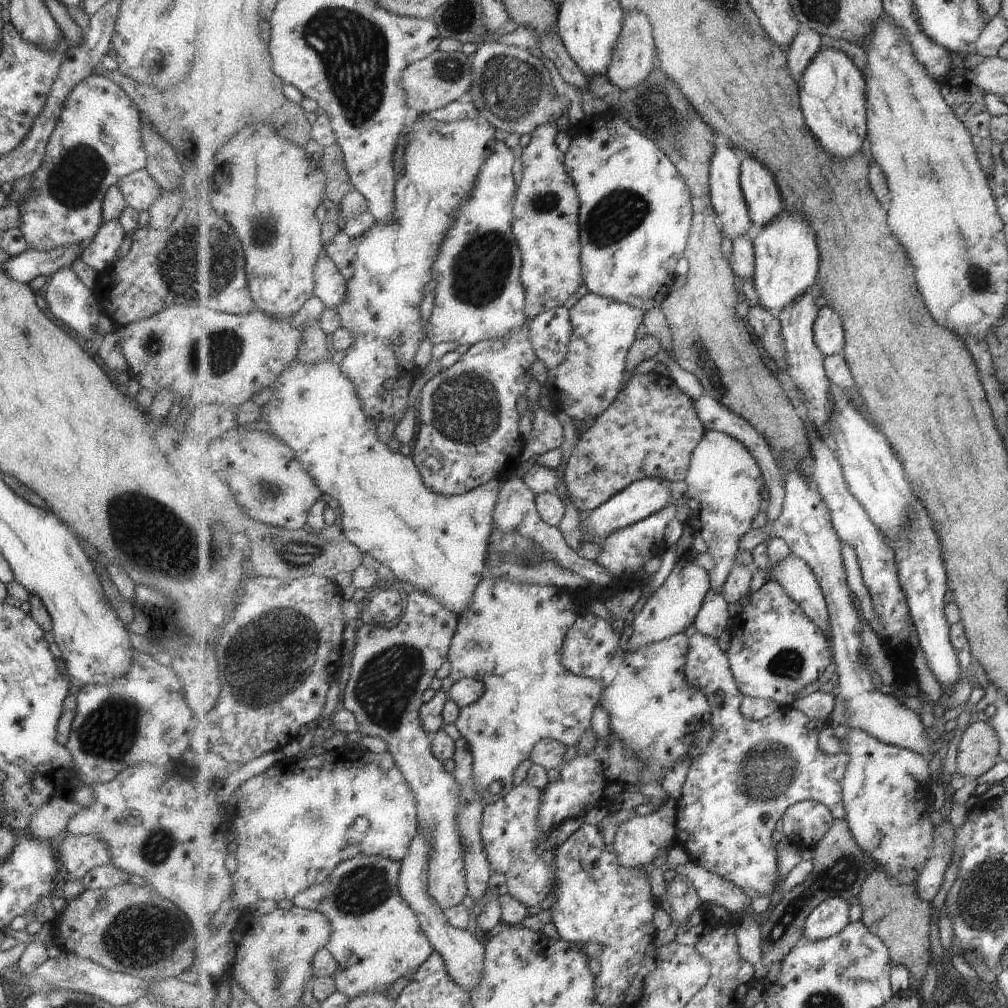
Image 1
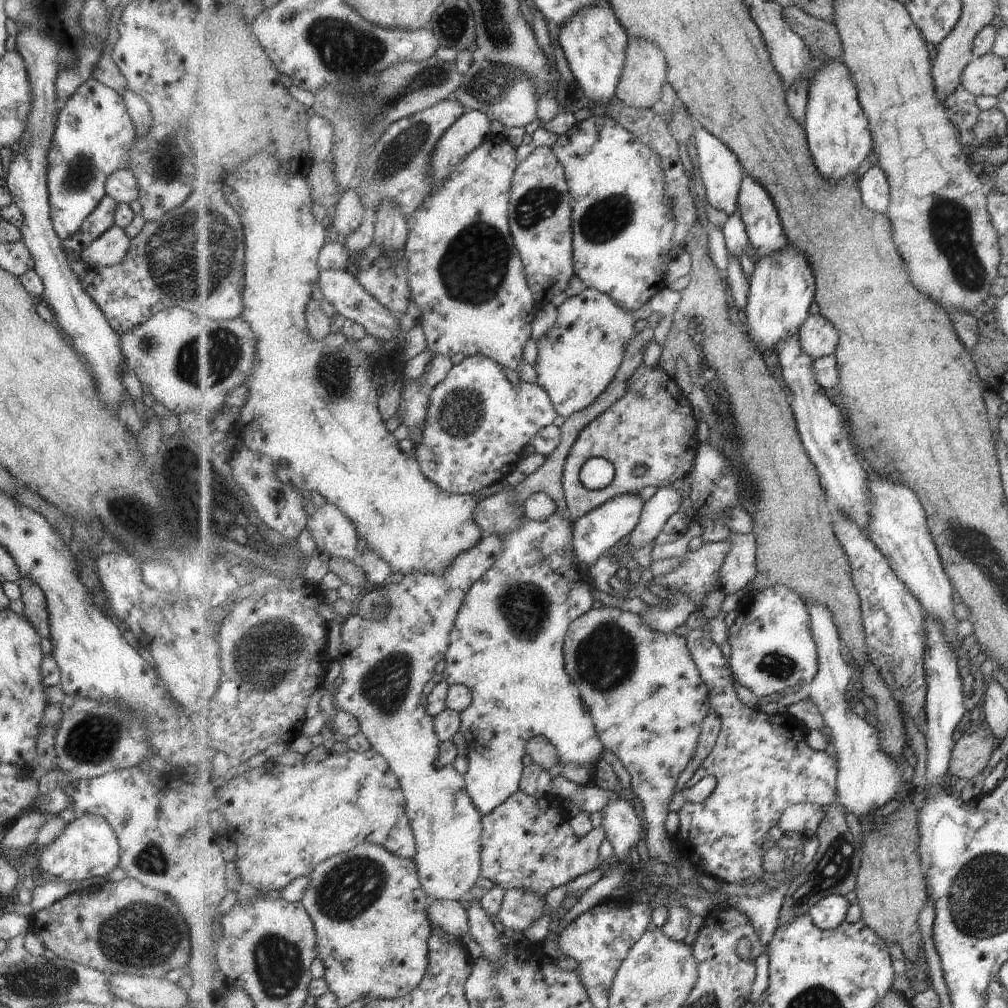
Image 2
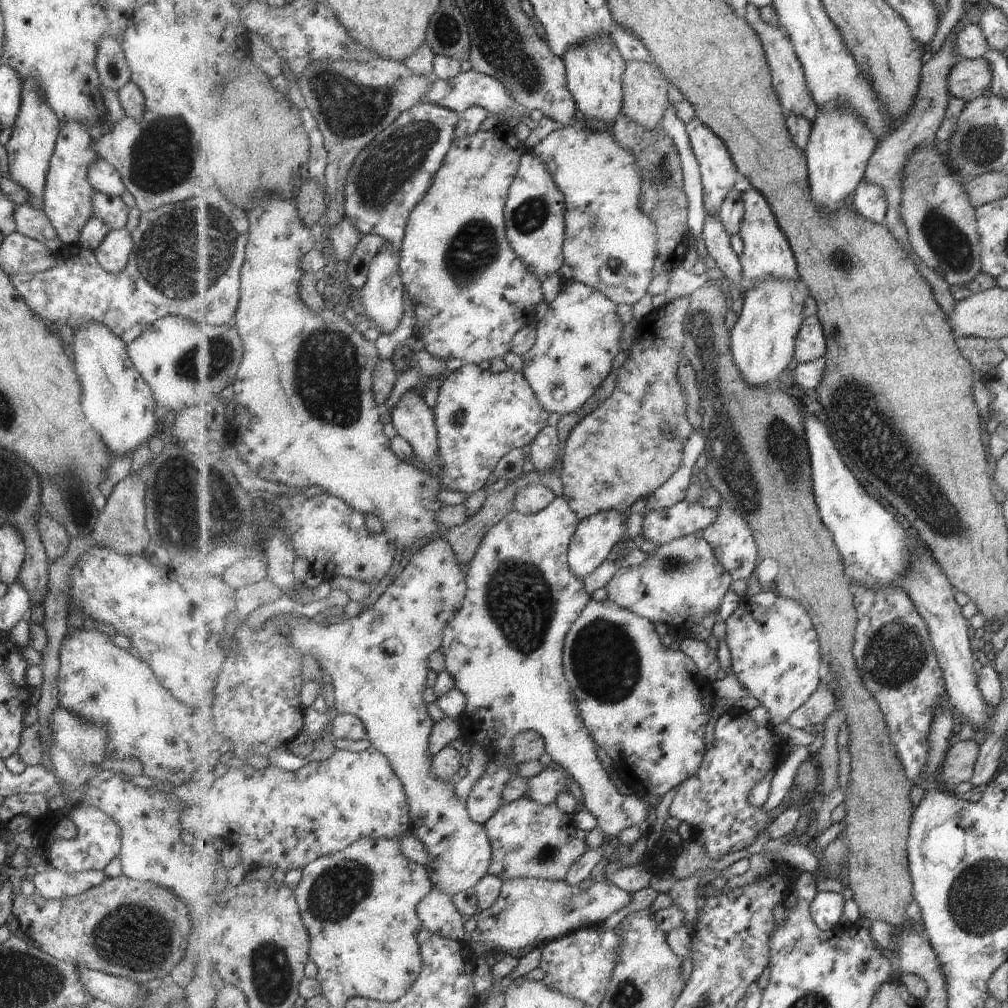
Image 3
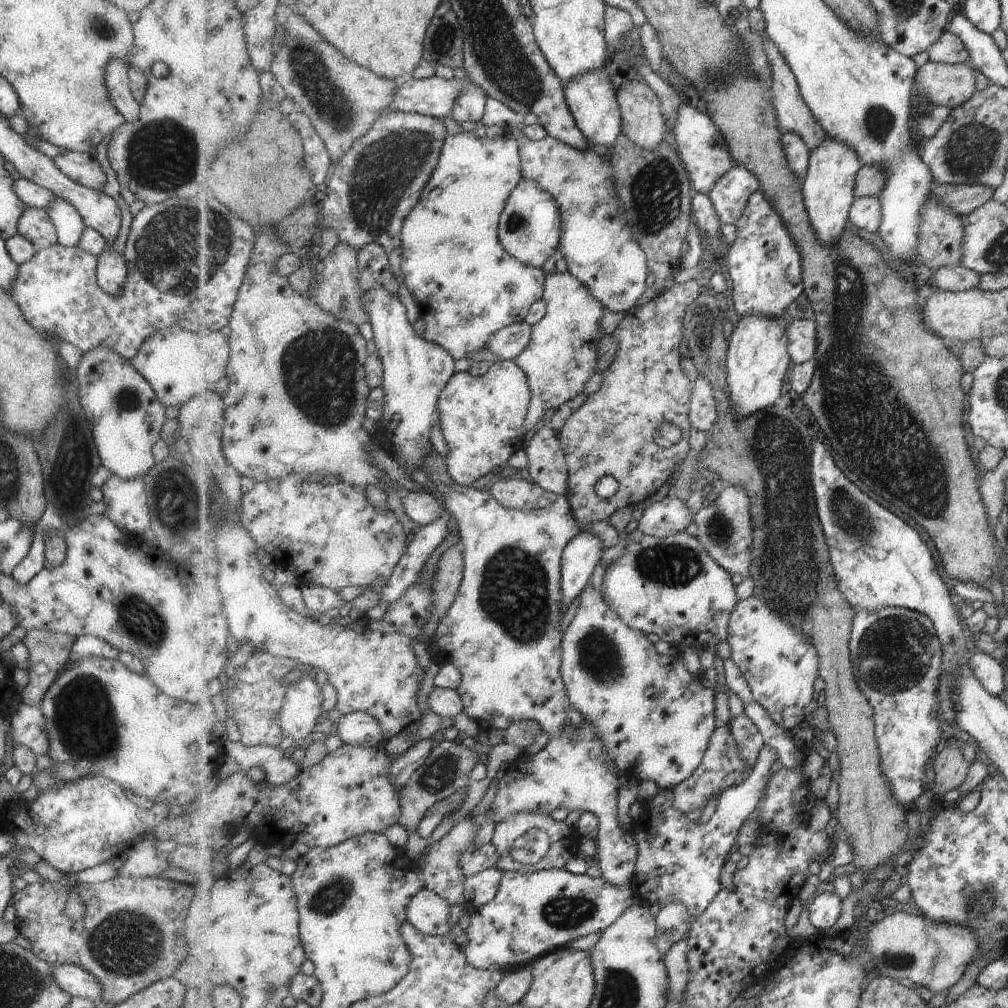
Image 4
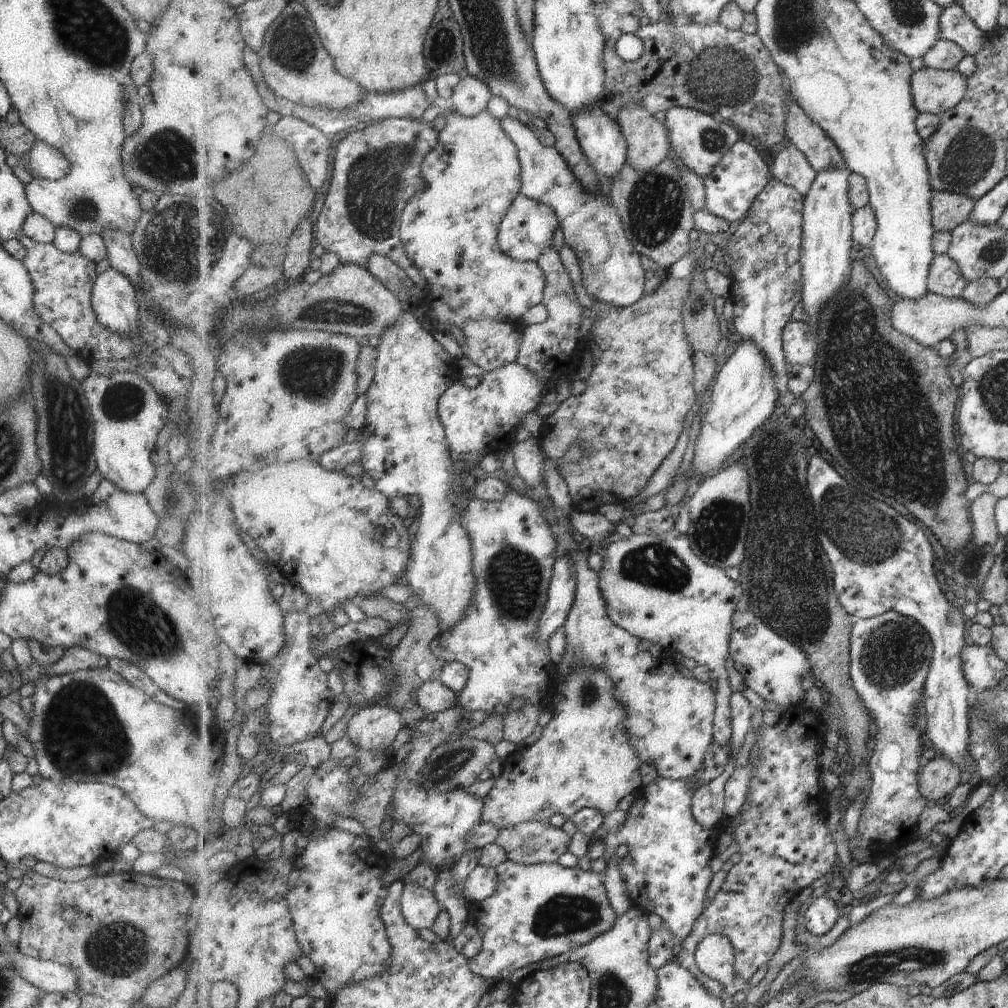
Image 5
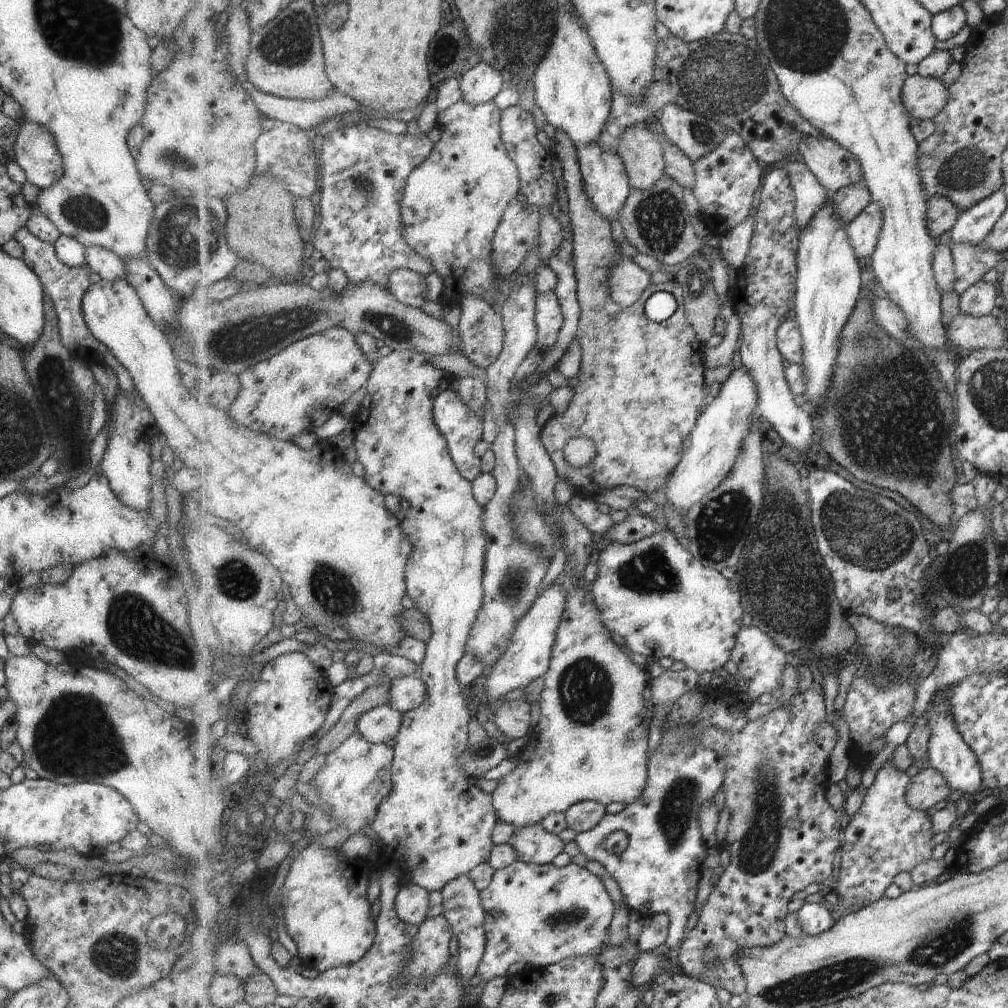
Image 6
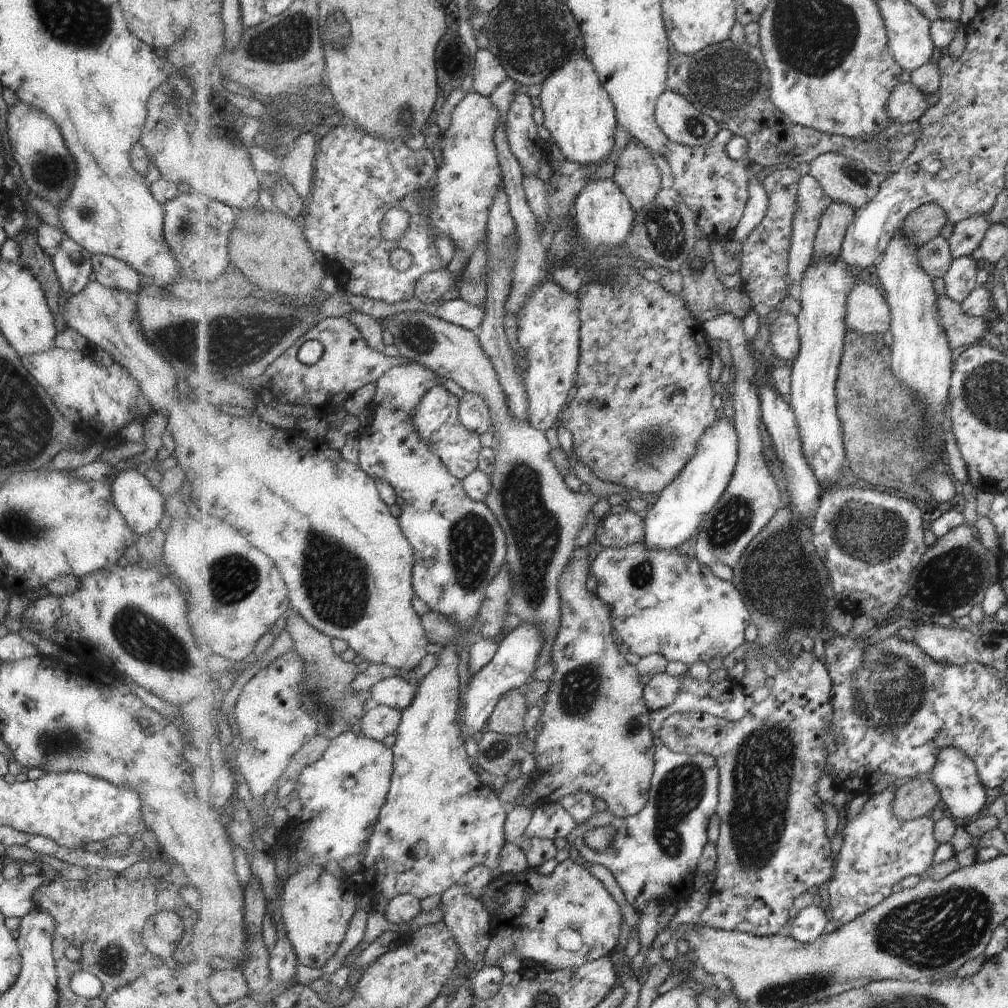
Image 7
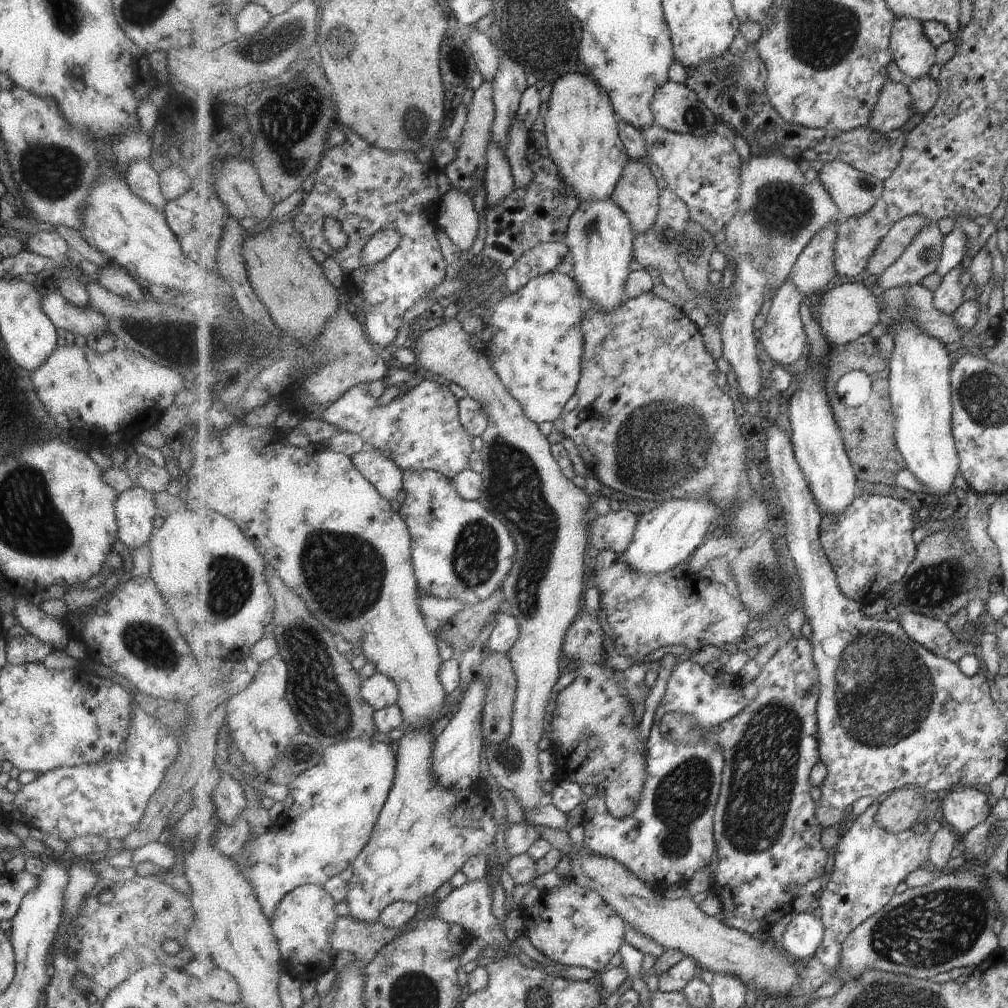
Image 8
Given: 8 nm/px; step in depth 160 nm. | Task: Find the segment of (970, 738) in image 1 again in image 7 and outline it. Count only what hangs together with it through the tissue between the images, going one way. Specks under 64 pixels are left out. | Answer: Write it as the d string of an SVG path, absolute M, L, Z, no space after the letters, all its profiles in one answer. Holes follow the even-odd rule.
M930 777L912 779L896 790L893 814L905 822L917 820L929 814L941 800L940 790Z

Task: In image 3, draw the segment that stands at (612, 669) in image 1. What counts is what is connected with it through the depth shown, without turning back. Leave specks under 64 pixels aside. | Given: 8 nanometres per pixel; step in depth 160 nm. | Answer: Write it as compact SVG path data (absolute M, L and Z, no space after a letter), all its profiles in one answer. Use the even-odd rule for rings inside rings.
M609 598L604 601L592 600L588 604L588 608L574 622L572 629L569 631L568 637L564 644L564 671L568 678L569 684L572 686L573 692L576 694L577 702L580 704L581 714L585 724L588 726L589 732L596 740L599 748L613 760L613 766L616 771L625 777L632 787L639 792L648 801L650 796L663 798L667 792L671 792L675 786L681 785L689 777L695 776L701 768L705 748L705 732L707 732L707 724L711 720L711 712L713 712L713 704L715 704L715 692L710 684L698 671L696 662L681 650L672 650L661 644L661 637L655 630L654 622L643 618L641 615L635 614L632 610L619 606L614 600Z

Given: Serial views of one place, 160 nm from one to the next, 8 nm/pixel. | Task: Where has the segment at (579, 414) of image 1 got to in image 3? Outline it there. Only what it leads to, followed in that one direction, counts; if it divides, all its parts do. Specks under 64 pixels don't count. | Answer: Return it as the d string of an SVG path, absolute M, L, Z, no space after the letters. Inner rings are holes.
M573 279L562 280L561 290L551 302L545 318L537 322L536 343L524 354L522 373L536 392L540 403L549 412L558 412L565 416L579 410L590 398L603 387L613 370L613 360L621 352L621 334L623 325L617 315L616 304L606 294L592 286Z

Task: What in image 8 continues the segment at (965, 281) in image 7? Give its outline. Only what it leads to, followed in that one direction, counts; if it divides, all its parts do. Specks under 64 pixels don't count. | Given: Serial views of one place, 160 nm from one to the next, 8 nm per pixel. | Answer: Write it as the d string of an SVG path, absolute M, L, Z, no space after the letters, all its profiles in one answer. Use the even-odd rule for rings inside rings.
M955 267L942 277L934 291L935 306L945 314L953 314L965 302L965 286L961 284L963 270Z

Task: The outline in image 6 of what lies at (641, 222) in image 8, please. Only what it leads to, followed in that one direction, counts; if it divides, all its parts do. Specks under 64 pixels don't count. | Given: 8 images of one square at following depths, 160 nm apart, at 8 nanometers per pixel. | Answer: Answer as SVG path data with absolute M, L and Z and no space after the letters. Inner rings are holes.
M644 124L627 128L618 146L632 190L649 190L666 174L664 150L659 138Z

